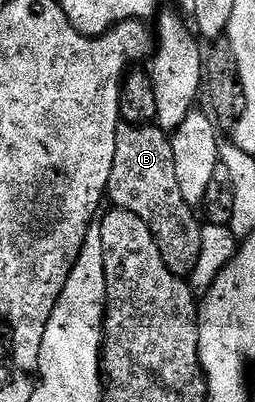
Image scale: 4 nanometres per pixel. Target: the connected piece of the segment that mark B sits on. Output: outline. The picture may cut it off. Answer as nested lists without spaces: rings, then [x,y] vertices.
[[[119,123],[107,197],[115,207],[144,220],[152,230],[166,268],[173,276],[189,277],[200,256],[203,225],[191,204],[184,202],[176,177],[170,136],[165,131],[154,124],[132,126]]]

